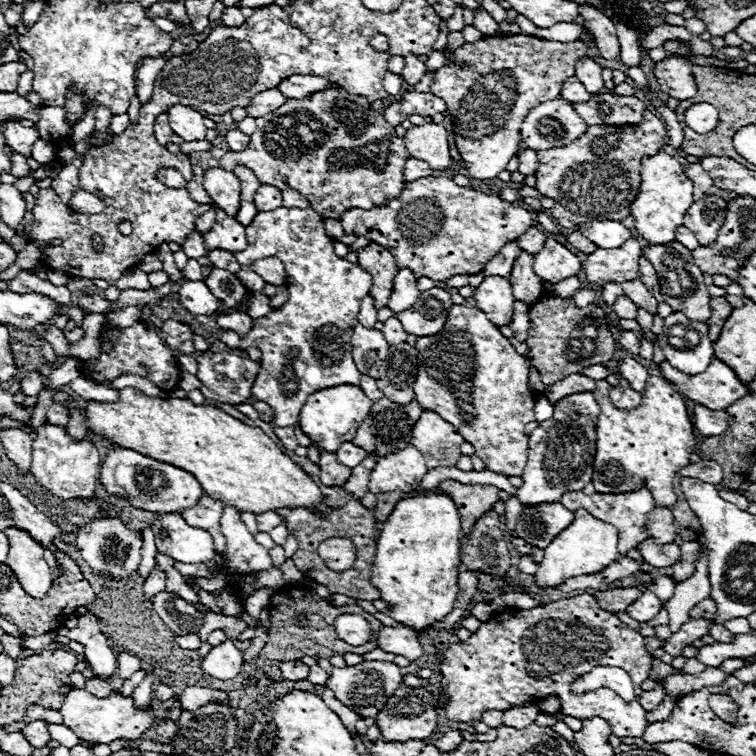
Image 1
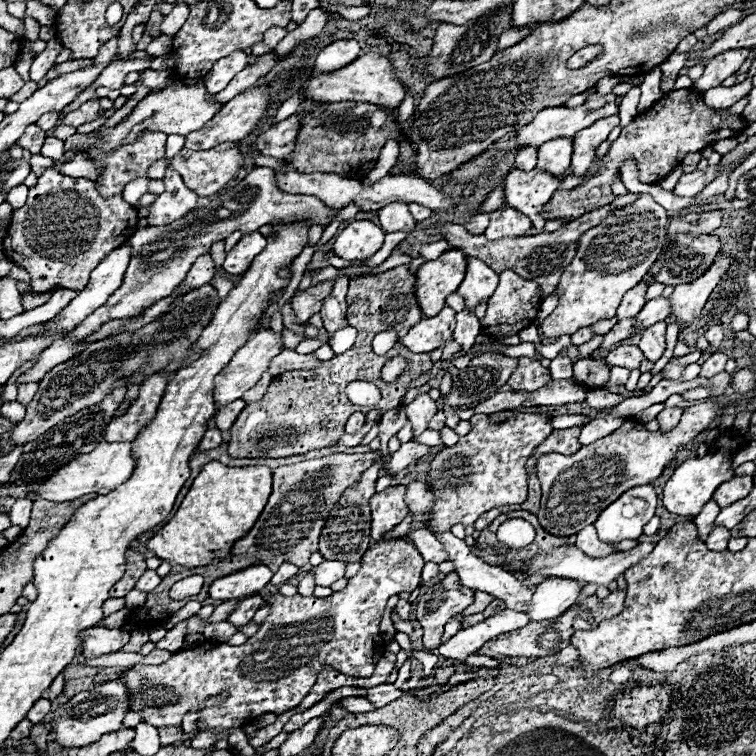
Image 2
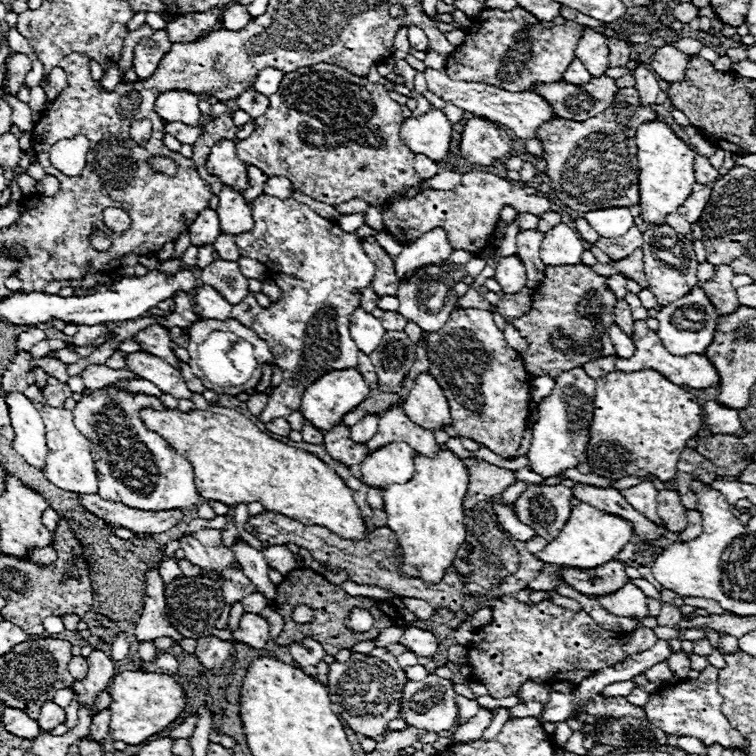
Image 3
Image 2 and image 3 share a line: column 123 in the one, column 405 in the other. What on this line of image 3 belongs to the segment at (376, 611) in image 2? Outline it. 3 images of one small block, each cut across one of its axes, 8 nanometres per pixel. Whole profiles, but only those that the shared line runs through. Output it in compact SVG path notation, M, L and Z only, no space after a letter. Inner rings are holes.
M374 648L368 654L352 654L346 662L332 662L328 672L328 694L340 706L340 716L348 726L368 738L376 738L386 730L386 724L398 716L402 688L408 682L404 670L386 648Z

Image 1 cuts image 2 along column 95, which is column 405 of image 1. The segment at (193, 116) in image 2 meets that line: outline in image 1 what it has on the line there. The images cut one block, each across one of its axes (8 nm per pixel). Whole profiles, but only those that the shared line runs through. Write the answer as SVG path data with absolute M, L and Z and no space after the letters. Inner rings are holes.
M428 122L422 126L412 126L404 134L404 144L412 158L426 160L434 170L446 170L452 164L446 128L440 124Z

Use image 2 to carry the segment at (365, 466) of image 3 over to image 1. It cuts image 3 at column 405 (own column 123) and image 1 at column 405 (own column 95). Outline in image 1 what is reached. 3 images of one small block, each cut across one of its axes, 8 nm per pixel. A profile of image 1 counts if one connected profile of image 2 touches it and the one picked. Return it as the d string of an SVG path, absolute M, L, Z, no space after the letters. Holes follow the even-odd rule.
M408 446L406 450L388 454L386 458L378 460L374 470L370 472L368 490L372 494L394 490L410 492L416 490L414 486L420 486L426 472L428 468L422 452L418 452L414 446Z

